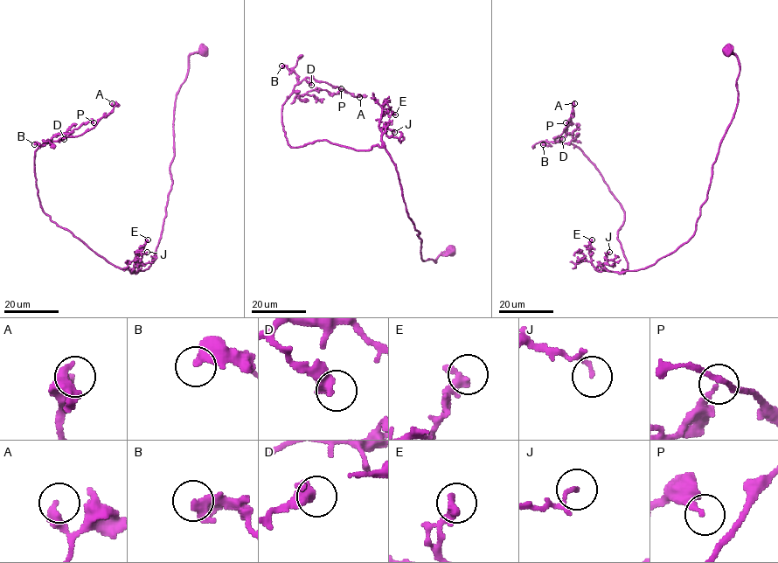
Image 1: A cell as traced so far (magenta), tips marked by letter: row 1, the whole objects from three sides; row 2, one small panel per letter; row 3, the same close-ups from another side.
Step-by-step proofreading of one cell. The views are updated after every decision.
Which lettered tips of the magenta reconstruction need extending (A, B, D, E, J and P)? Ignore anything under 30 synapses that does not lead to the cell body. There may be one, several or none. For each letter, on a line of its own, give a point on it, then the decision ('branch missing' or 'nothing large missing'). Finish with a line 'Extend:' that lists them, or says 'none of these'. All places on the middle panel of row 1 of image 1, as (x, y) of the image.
A: (359, 97) | nothing large missing
B: (281, 66) | nothing large missing
D: (311, 85) | nothing large missing
E: (395, 114) | nothing large missing
J: (394, 132) | nothing large missing
P: (341, 88) | nothing large missing
Extend: none of these

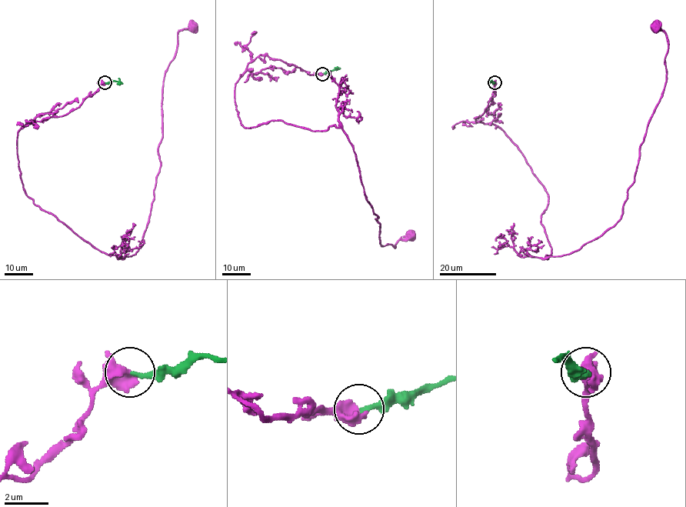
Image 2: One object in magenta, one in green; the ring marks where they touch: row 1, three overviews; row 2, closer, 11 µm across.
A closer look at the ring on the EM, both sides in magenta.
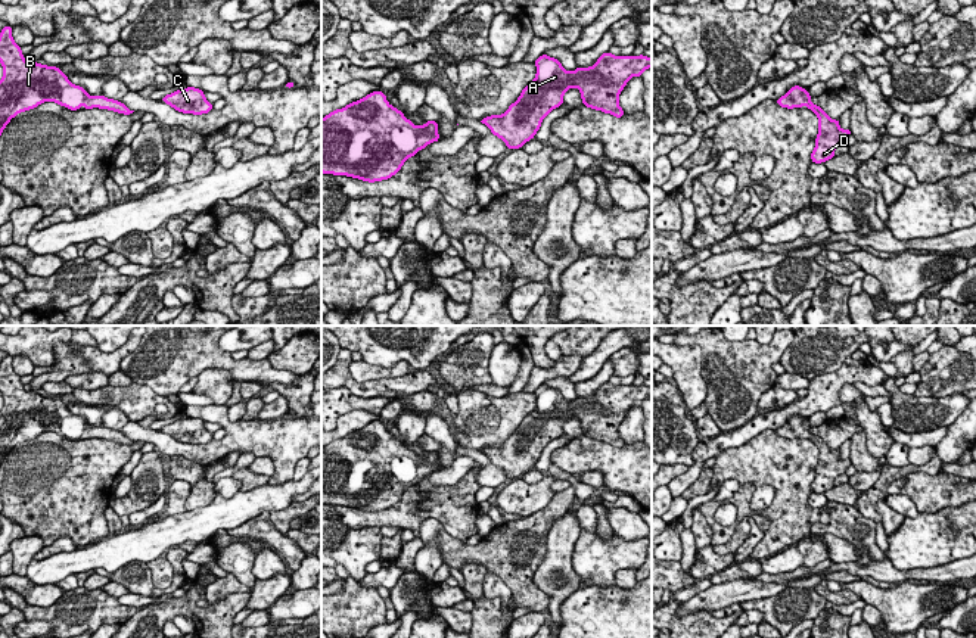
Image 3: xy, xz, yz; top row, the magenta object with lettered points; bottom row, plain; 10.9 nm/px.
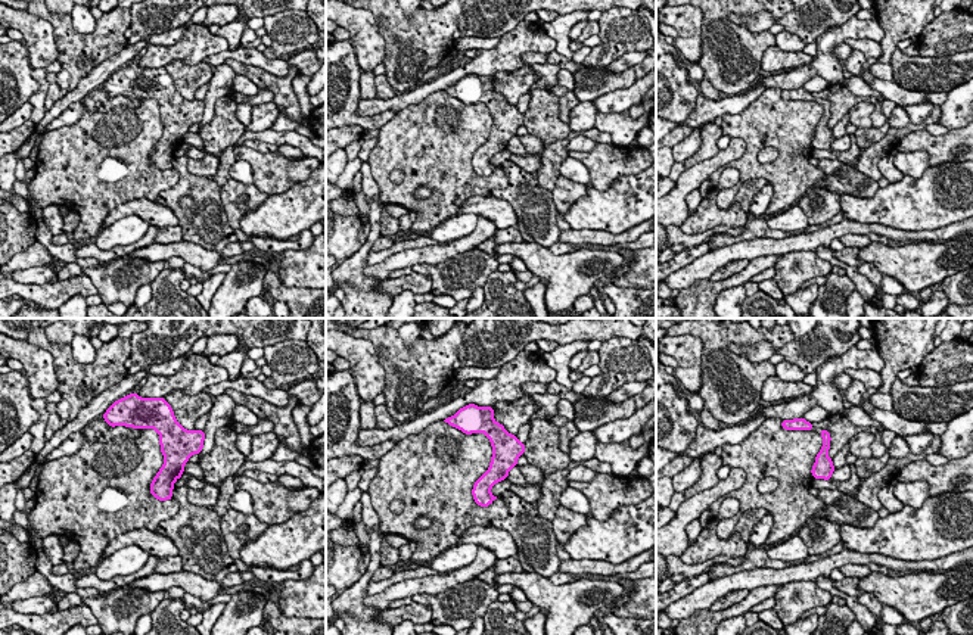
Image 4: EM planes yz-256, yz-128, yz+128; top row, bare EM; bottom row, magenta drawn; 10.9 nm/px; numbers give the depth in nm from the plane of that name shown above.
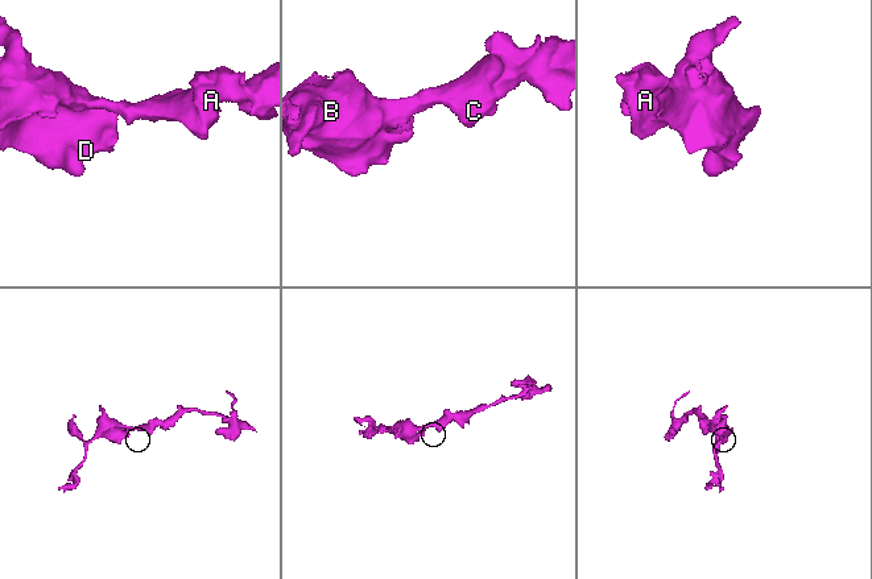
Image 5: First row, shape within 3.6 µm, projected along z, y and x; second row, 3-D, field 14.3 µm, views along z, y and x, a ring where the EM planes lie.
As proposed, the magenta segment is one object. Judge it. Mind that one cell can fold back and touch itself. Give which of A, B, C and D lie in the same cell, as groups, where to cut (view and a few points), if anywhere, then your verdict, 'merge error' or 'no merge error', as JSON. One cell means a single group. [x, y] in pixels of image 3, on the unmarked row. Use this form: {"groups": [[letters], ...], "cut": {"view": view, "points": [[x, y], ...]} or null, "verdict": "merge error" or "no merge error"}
{"groups": [["A", "B", "C", "D"]], "cut": null, "verdict": "no merge error"}

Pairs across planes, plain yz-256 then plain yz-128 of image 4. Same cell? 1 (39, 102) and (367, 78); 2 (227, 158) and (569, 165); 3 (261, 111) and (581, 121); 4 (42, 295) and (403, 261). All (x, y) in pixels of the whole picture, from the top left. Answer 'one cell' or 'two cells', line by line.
1: one cell
2: two cells
3: one cell
4: two cells

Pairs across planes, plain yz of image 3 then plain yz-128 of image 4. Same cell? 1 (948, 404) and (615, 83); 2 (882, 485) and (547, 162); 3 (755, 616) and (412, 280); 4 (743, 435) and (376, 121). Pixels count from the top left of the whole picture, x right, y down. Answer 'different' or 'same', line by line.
1: same
2: same
3: same
4: different

